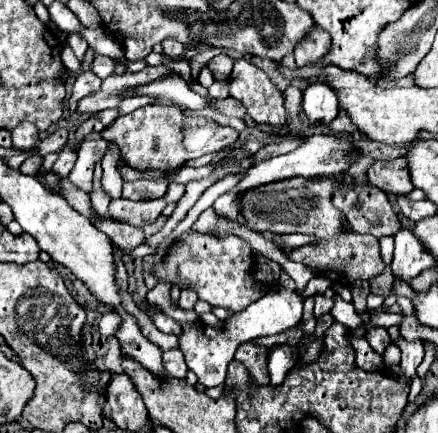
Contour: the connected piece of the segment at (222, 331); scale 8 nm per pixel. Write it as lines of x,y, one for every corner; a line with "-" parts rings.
279,286
279,288
271,290
269,294
265,294
263,298
259,298
257,302
249,304
245,310
225,318
221,328
207,326
203,322
181,324
181,334
177,336
179,338
179,350
183,352
189,370
193,370
197,374
199,384
203,384
205,388
219,386
225,382
227,366
233,360
235,350
243,342
295,328
301,322
301,314
303,314
303,298
297,292
291,292
283,286

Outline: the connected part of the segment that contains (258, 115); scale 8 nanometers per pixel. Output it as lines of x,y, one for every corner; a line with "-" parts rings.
235,60
231,78
231,96
241,102
255,122
287,126
283,94
273,86
269,76
247,60

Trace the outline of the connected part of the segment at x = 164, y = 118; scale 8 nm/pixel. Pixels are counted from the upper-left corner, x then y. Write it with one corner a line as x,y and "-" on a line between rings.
145,106
131,114
119,116
101,132
103,140
117,144
121,150
121,158
133,170
159,170
171,172
181,168
185,162
201,158
205,154
217,152
239,138
239,132
229,126
219,126
215,120
185,116
177,106

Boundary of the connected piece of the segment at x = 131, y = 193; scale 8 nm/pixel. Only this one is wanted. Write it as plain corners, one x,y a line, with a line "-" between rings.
165,178
123,182
123,198
131,198
131,200
155,200
155,198
165,196
167,184
169,182

